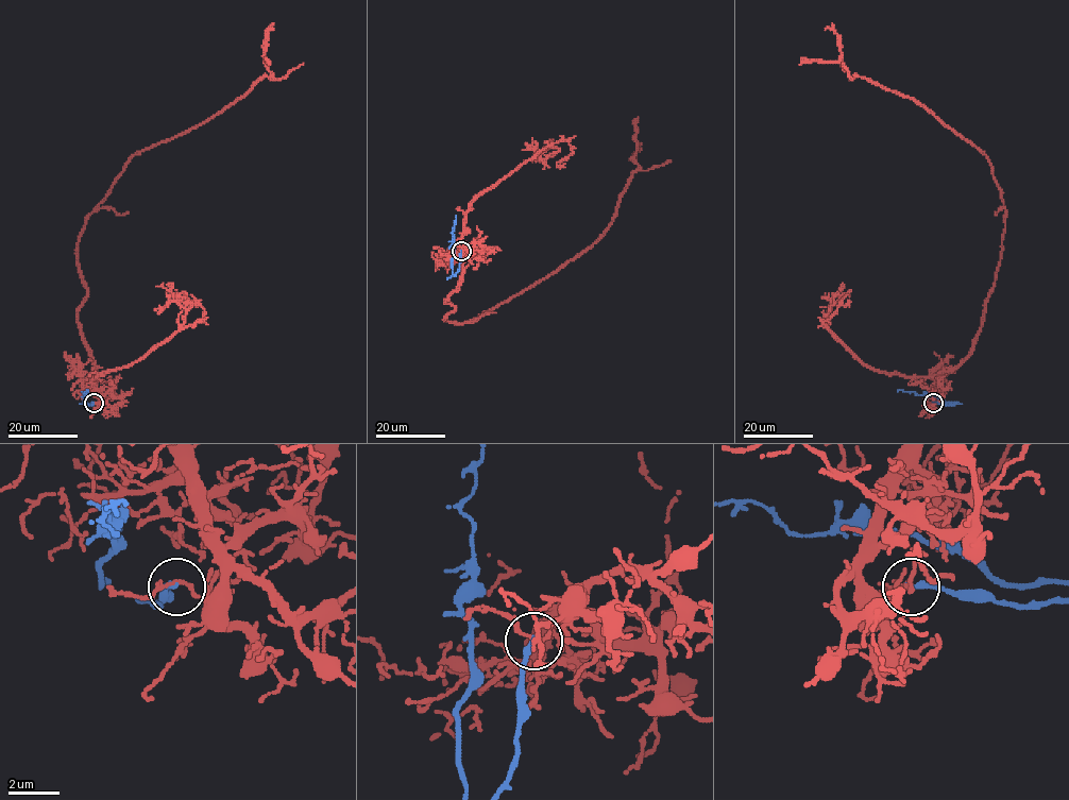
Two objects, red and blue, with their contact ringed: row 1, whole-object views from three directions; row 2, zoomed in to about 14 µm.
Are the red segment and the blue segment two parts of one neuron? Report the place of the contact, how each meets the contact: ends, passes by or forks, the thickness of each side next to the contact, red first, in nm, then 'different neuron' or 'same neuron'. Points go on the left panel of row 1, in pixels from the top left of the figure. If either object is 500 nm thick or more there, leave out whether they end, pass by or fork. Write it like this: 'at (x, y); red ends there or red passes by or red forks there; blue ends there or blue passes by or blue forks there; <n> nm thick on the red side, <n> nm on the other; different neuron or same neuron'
at (94, 403); red forks there; blue ends there; 100 nm thick on the red side, 200 nm on the other; different neuron

